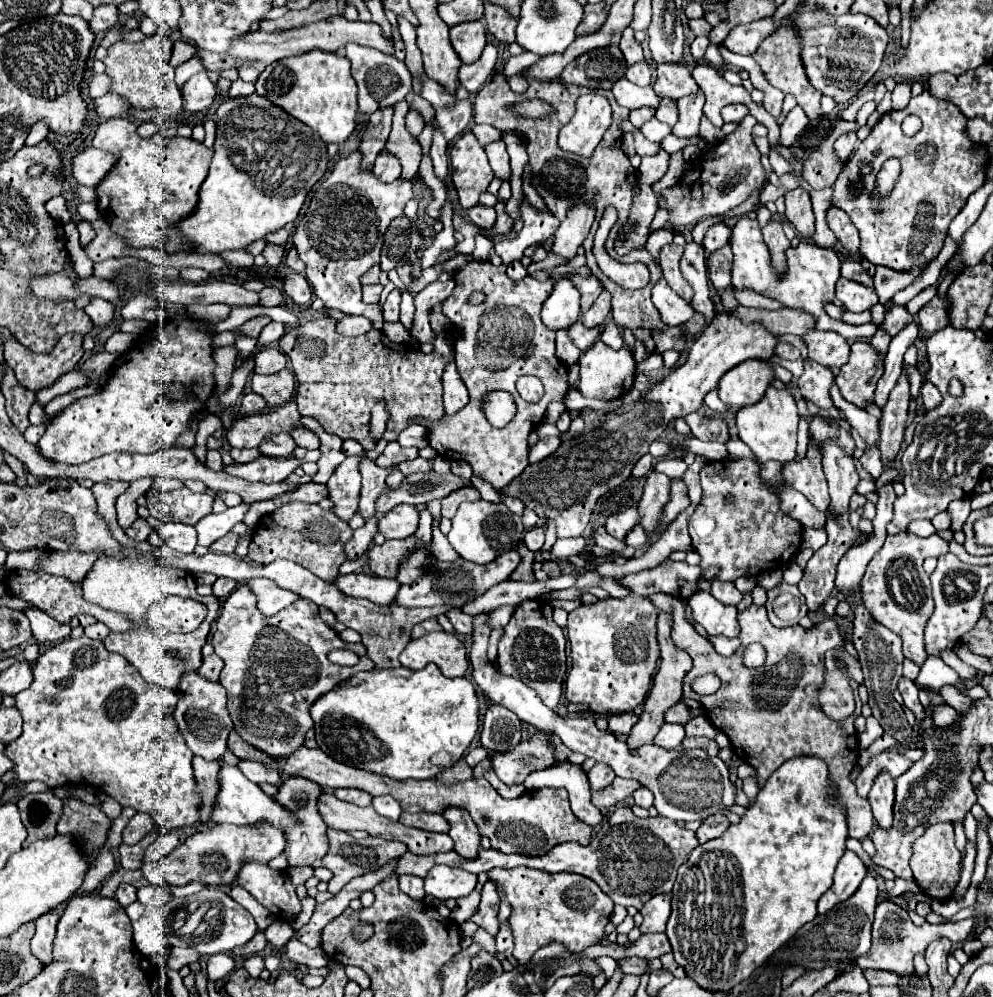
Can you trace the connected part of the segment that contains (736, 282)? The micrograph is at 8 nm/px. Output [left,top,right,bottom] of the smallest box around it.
[730,218,878,345]

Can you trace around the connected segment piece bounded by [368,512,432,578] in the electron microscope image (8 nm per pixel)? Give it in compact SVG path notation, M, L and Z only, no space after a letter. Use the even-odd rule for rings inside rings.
M420 512L420 524L414 536L404 538L404 540L386 540L382 534L374 536L374 546L370 548L370 568L374 574L384 576L384 578L394 578L398 564L406 558L406 554L414 548L418 548L422 542L432 540L432 516L430 512ZM382 544L382 546L376 546Z

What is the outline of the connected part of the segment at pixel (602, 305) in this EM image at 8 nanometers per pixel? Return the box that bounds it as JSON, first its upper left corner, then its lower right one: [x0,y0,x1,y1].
[582,290,610,328]

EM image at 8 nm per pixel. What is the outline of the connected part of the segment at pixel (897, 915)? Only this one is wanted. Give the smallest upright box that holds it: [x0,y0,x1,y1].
[856,900,974,976]

